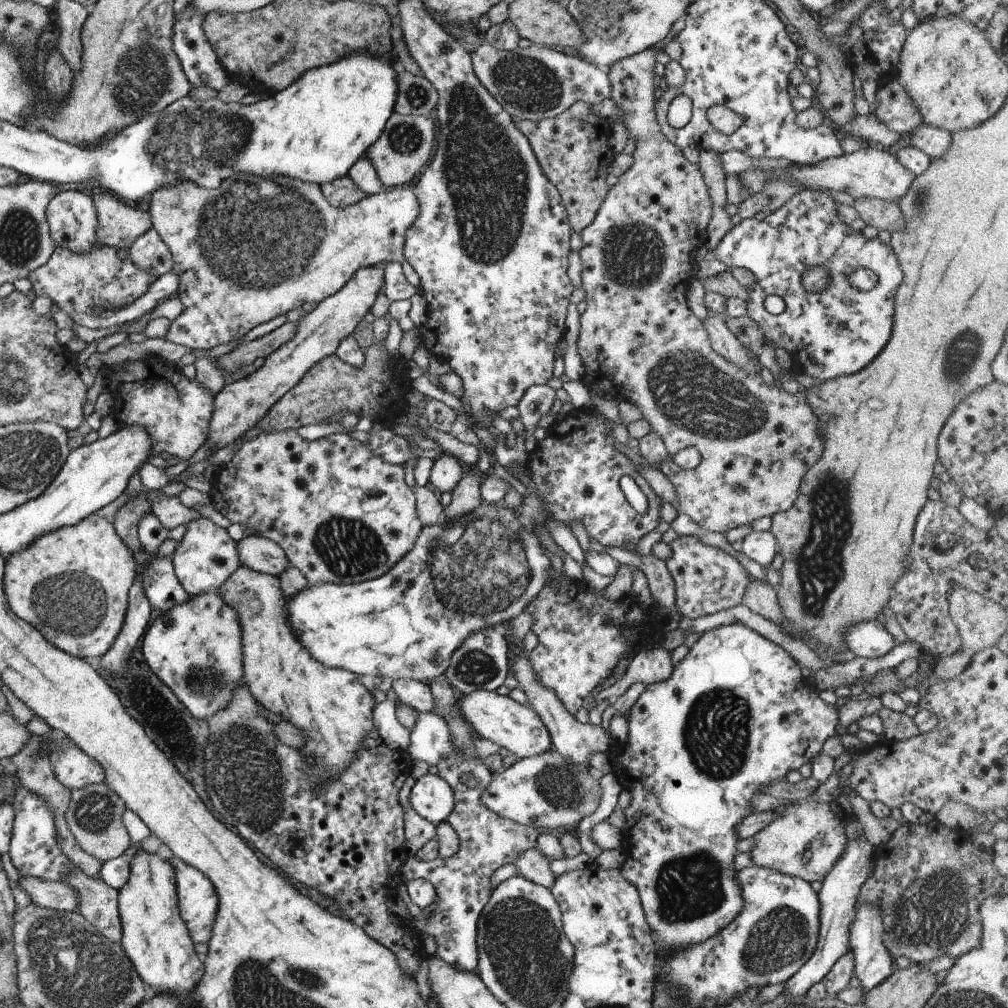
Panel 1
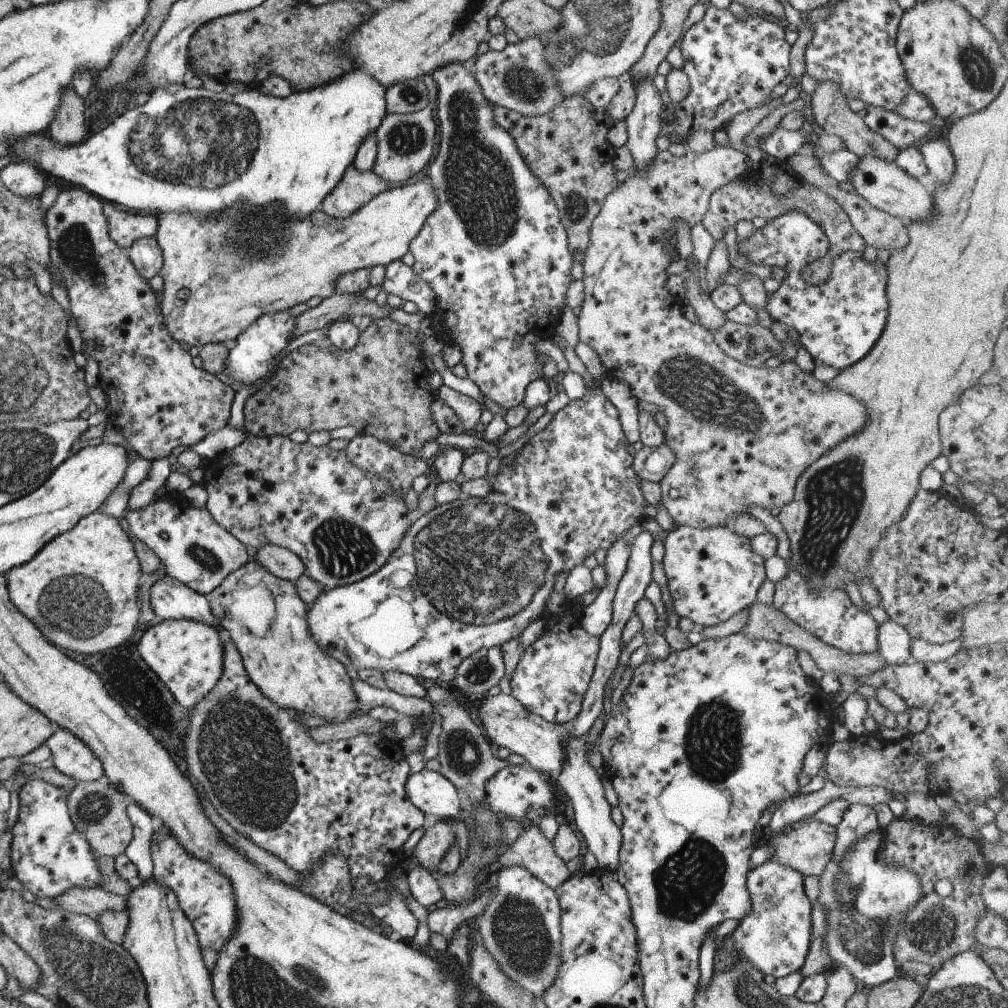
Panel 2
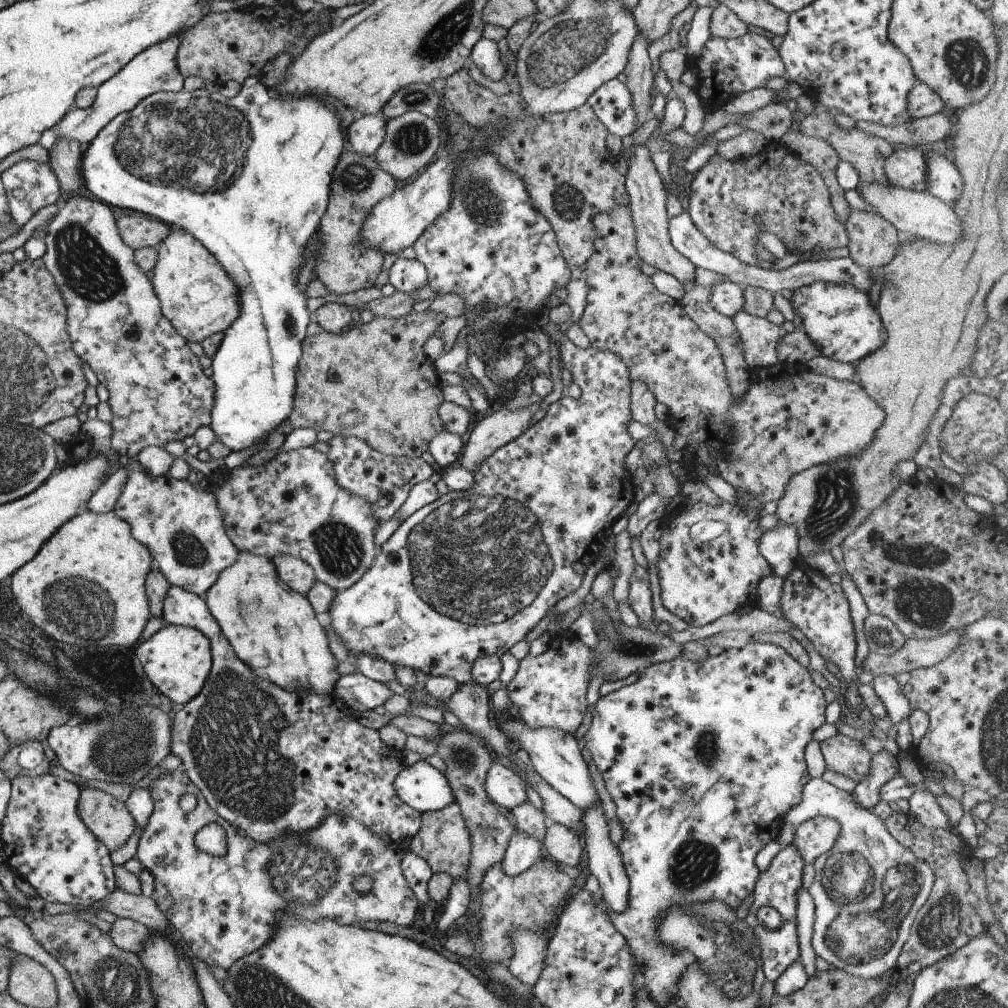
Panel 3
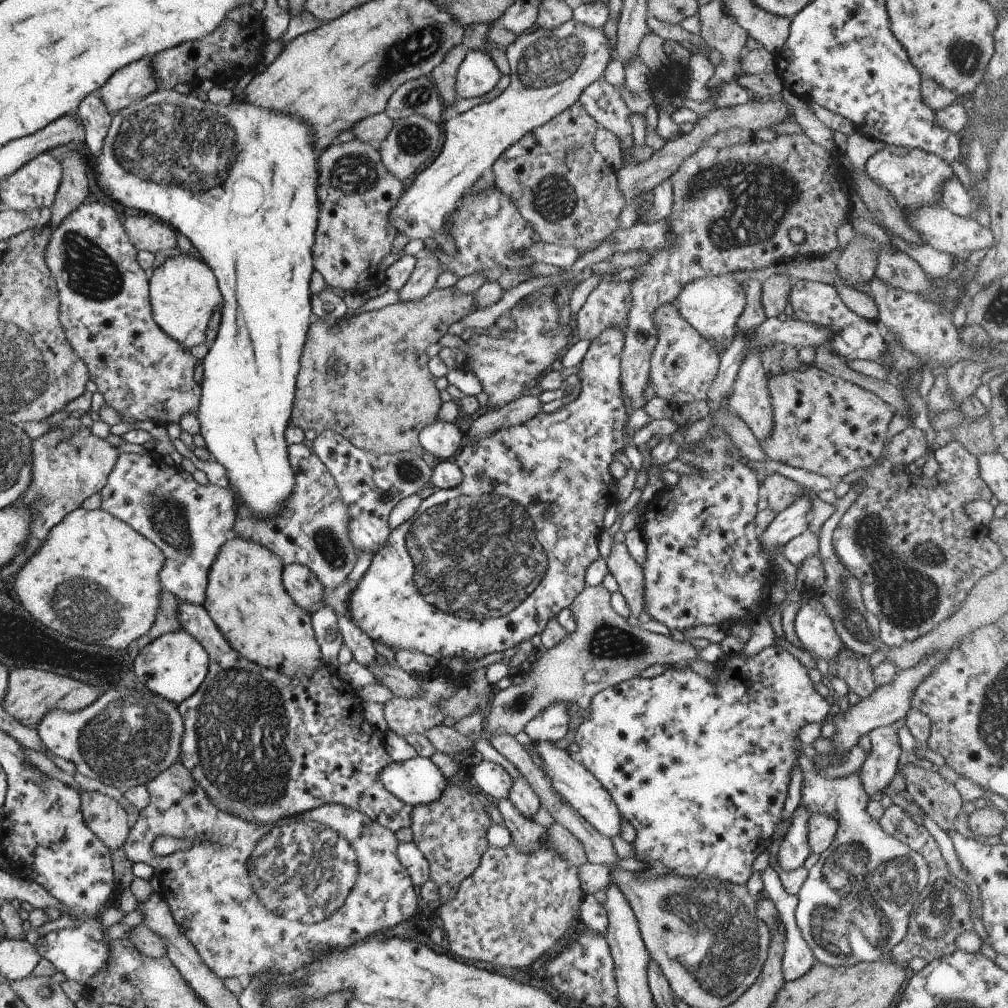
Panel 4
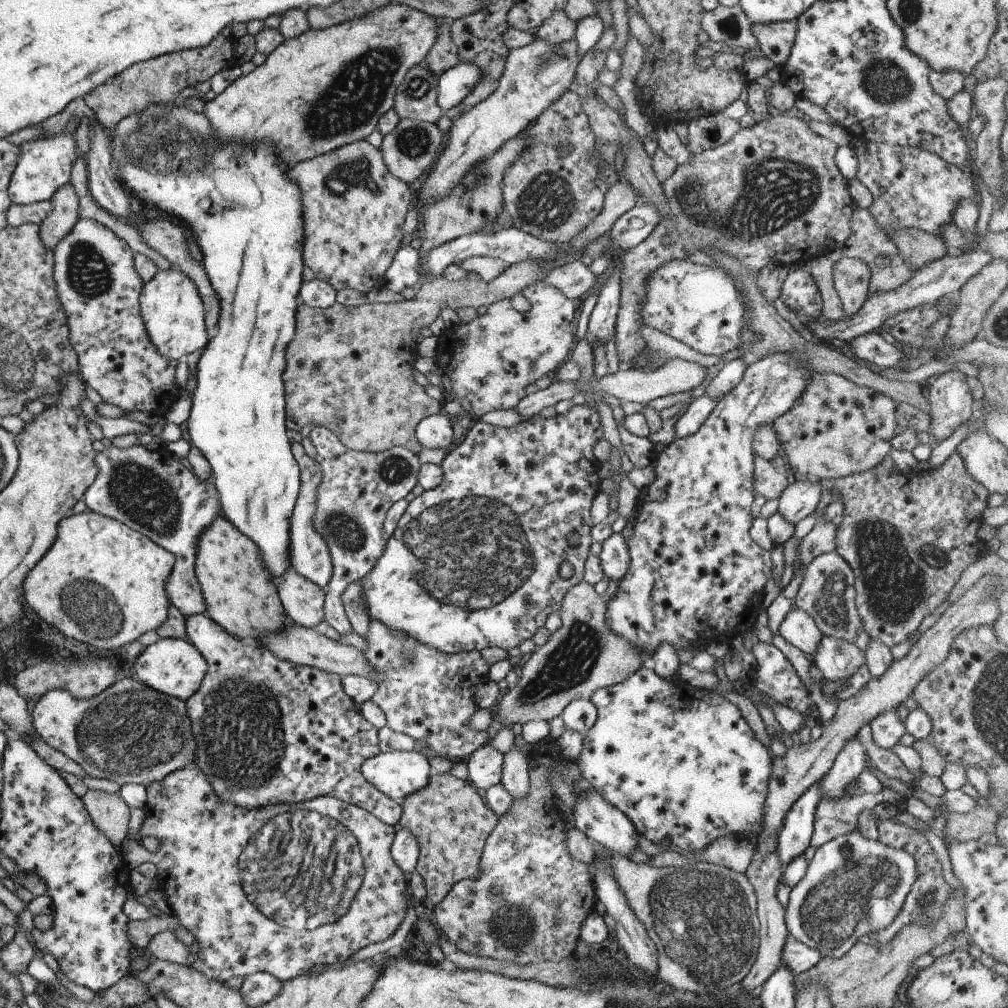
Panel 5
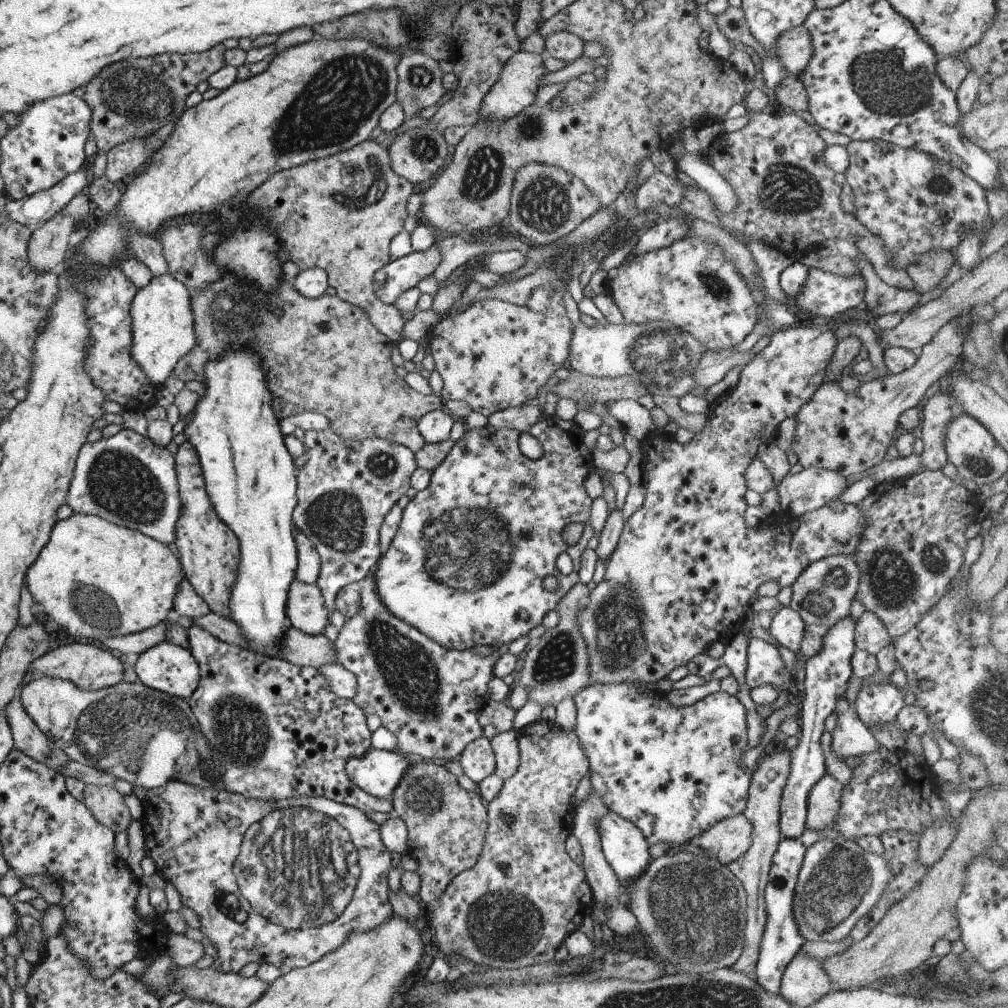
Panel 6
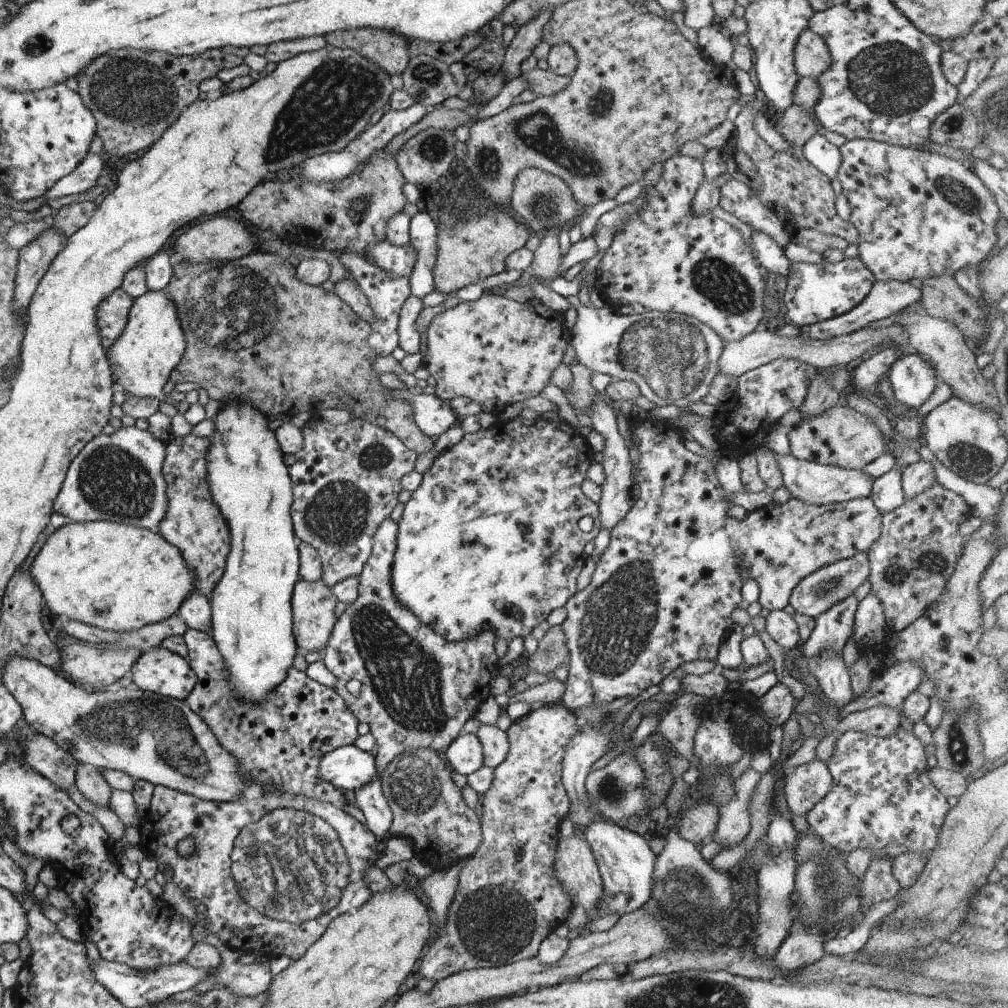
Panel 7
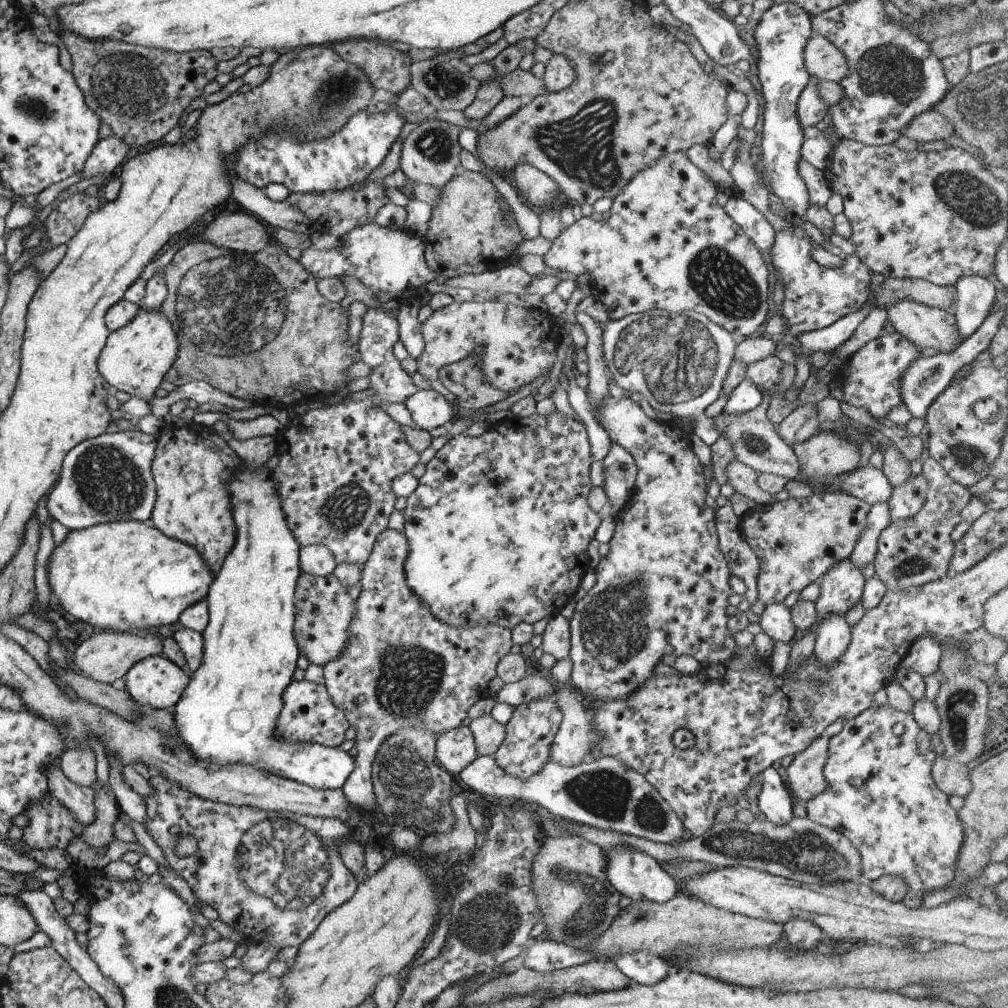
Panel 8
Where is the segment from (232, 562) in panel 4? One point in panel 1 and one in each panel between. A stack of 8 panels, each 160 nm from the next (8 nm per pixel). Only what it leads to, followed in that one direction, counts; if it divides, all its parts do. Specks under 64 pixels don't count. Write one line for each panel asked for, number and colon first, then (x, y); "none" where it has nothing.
1: (333, 710)
2: (262, 614)
3: (271, 629)

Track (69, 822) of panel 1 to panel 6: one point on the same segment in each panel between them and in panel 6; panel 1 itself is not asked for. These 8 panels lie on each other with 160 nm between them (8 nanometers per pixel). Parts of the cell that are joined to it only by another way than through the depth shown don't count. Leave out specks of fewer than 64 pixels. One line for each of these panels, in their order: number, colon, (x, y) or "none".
2: (98, 811)
3: (107, 819)
4: (104, 817)
5: (108, 812)
6: (107, 806)

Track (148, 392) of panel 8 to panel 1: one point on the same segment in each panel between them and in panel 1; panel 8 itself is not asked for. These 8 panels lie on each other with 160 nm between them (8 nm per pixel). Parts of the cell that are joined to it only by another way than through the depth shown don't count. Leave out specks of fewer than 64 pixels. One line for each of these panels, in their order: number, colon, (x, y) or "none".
1: (277, 244)
2: (219, 274)
3: (195, 296)
4: (183, 292)
5: (171, 308)
6: (162, 325)
7: (152, 342)

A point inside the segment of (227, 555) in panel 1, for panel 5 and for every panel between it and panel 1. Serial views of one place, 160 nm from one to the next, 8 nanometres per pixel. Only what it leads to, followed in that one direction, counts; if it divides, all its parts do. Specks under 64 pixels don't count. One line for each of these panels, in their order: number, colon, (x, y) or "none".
2: (194, 550)
3: (181, 526)
4: (188, 522)
5: (149, 491)

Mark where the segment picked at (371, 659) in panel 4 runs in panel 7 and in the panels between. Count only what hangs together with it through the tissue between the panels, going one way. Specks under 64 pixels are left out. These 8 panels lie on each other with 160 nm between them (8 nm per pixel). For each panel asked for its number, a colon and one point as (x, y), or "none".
5: (357, 488)
6: (345, 488)
7: (339, 498)

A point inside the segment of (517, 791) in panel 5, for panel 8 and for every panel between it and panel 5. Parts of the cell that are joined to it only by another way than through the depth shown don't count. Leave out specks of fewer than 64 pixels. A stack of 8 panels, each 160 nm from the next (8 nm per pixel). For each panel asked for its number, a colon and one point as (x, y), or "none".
6: (504, 746)
7: (494, 742)
8: (487, 734)

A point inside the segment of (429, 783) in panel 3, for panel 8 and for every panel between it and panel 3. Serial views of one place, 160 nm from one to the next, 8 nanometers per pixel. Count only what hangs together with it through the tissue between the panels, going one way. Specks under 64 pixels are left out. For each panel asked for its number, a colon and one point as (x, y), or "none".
4: (416, 781)
5: (396, 774)
6: (378, 771)
7: (349, 768)
8: (227, 714)

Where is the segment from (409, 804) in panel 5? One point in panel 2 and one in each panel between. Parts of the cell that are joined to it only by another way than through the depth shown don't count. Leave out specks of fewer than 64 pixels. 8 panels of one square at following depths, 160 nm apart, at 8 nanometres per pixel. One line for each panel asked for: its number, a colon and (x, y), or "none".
2: (436, 840)
3: (442, 840)
4: (450, 832)

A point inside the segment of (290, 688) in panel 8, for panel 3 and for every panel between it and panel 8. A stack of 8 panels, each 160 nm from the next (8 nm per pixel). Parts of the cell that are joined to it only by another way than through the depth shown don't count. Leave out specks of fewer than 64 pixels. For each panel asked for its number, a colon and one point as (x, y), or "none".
3: (270, 761)
4: (262, 746)
5: (266, 731)
6: (276, 730)
7: (277, 745)

